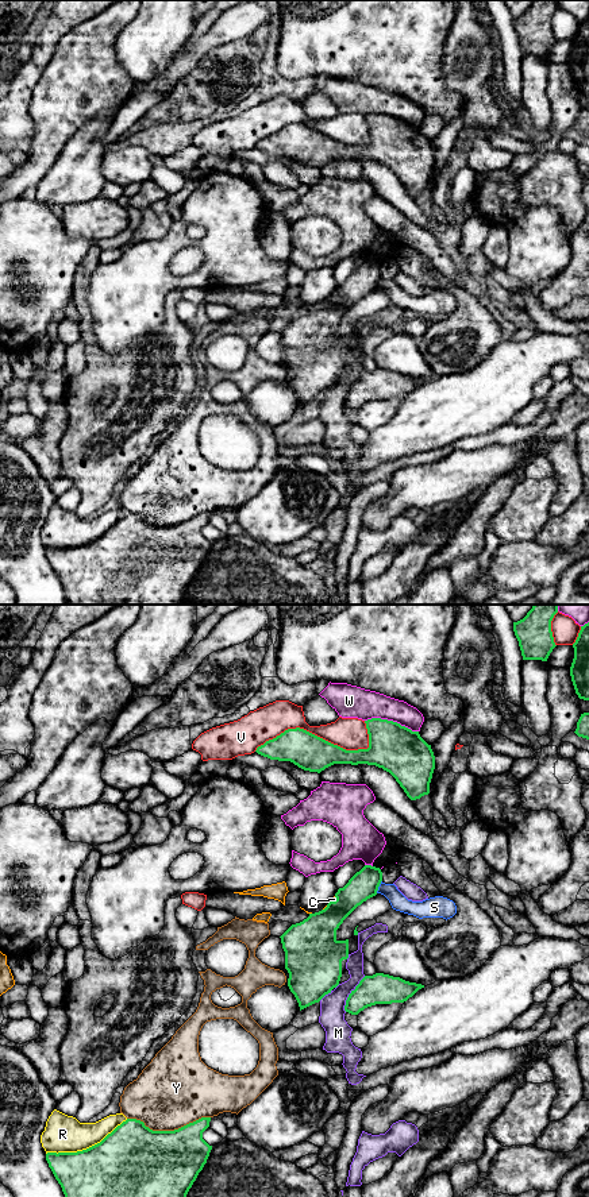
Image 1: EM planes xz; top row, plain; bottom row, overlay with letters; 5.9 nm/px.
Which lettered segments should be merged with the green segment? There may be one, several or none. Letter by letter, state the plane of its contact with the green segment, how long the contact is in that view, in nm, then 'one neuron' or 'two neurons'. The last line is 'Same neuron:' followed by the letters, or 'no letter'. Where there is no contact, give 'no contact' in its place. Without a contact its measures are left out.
C: xz | 50 nm | two neurons
M: xz | 240 nm | two neurons
R: xz | 550 nm | two neurons
S: xz | 90 nm | two neurons
V: xz | 700 nm | two neurons
W: xz | 320 nm | two neurons
Y: xz | 500 nm | two neurons
Same neuron: no letter

